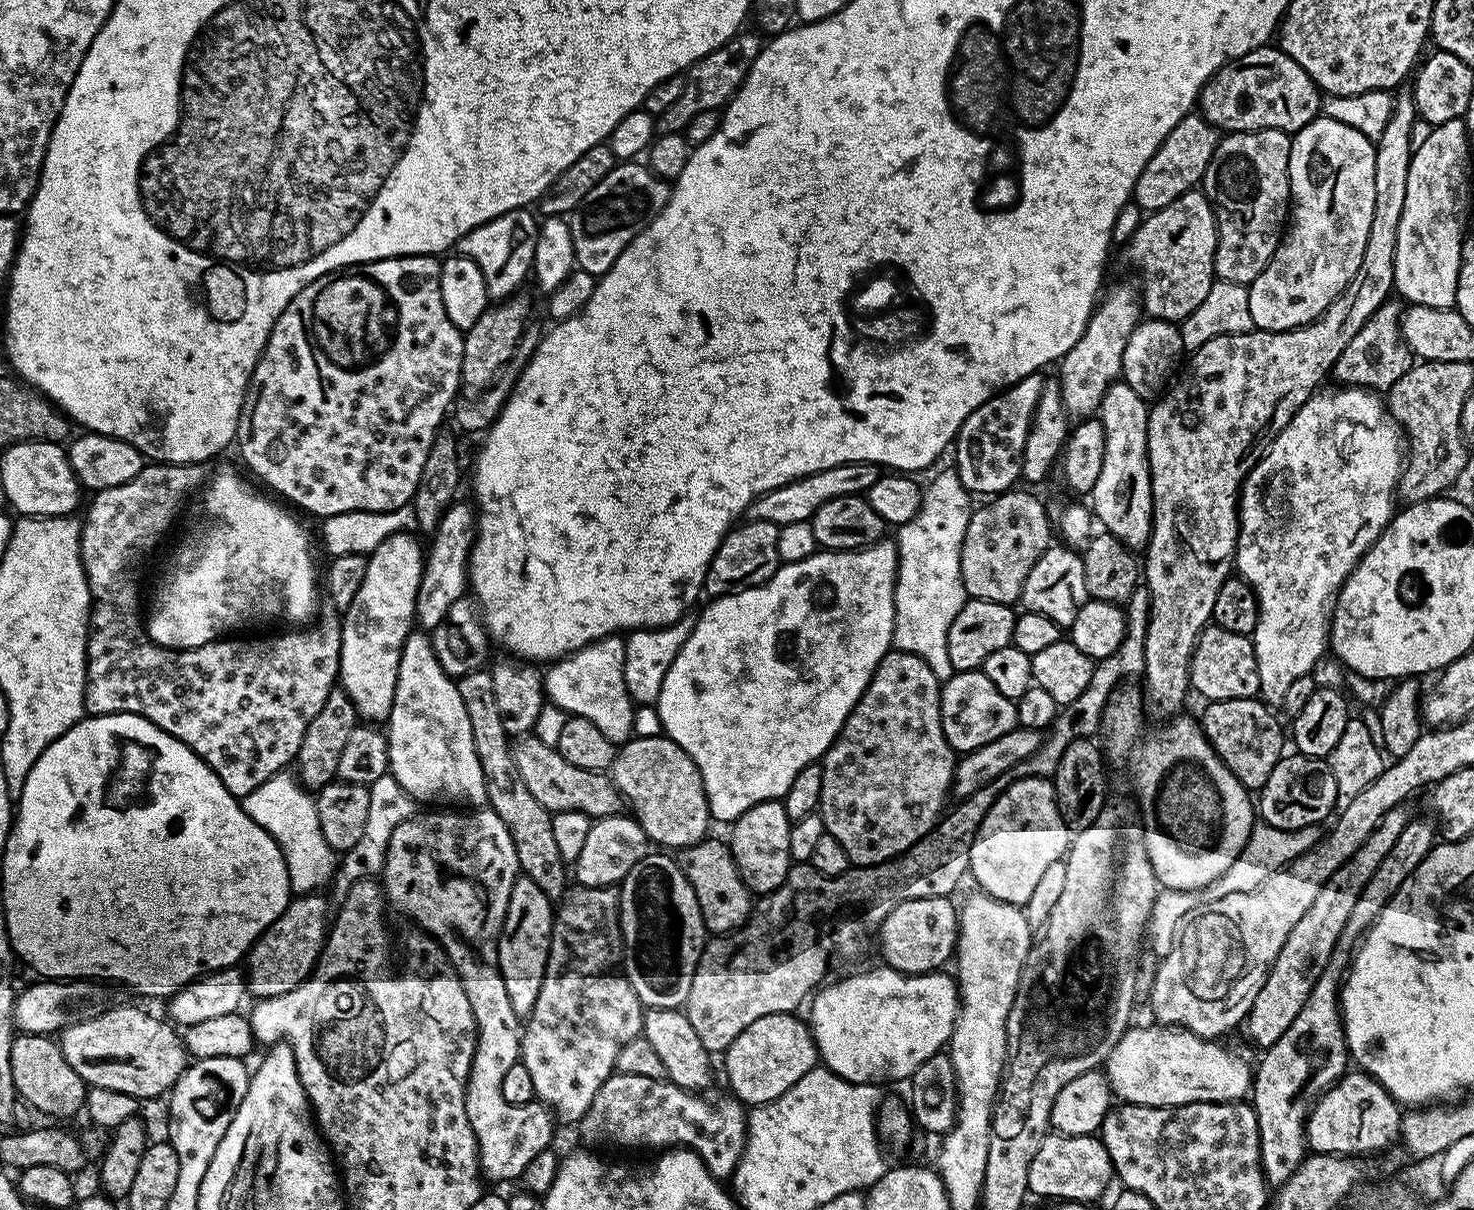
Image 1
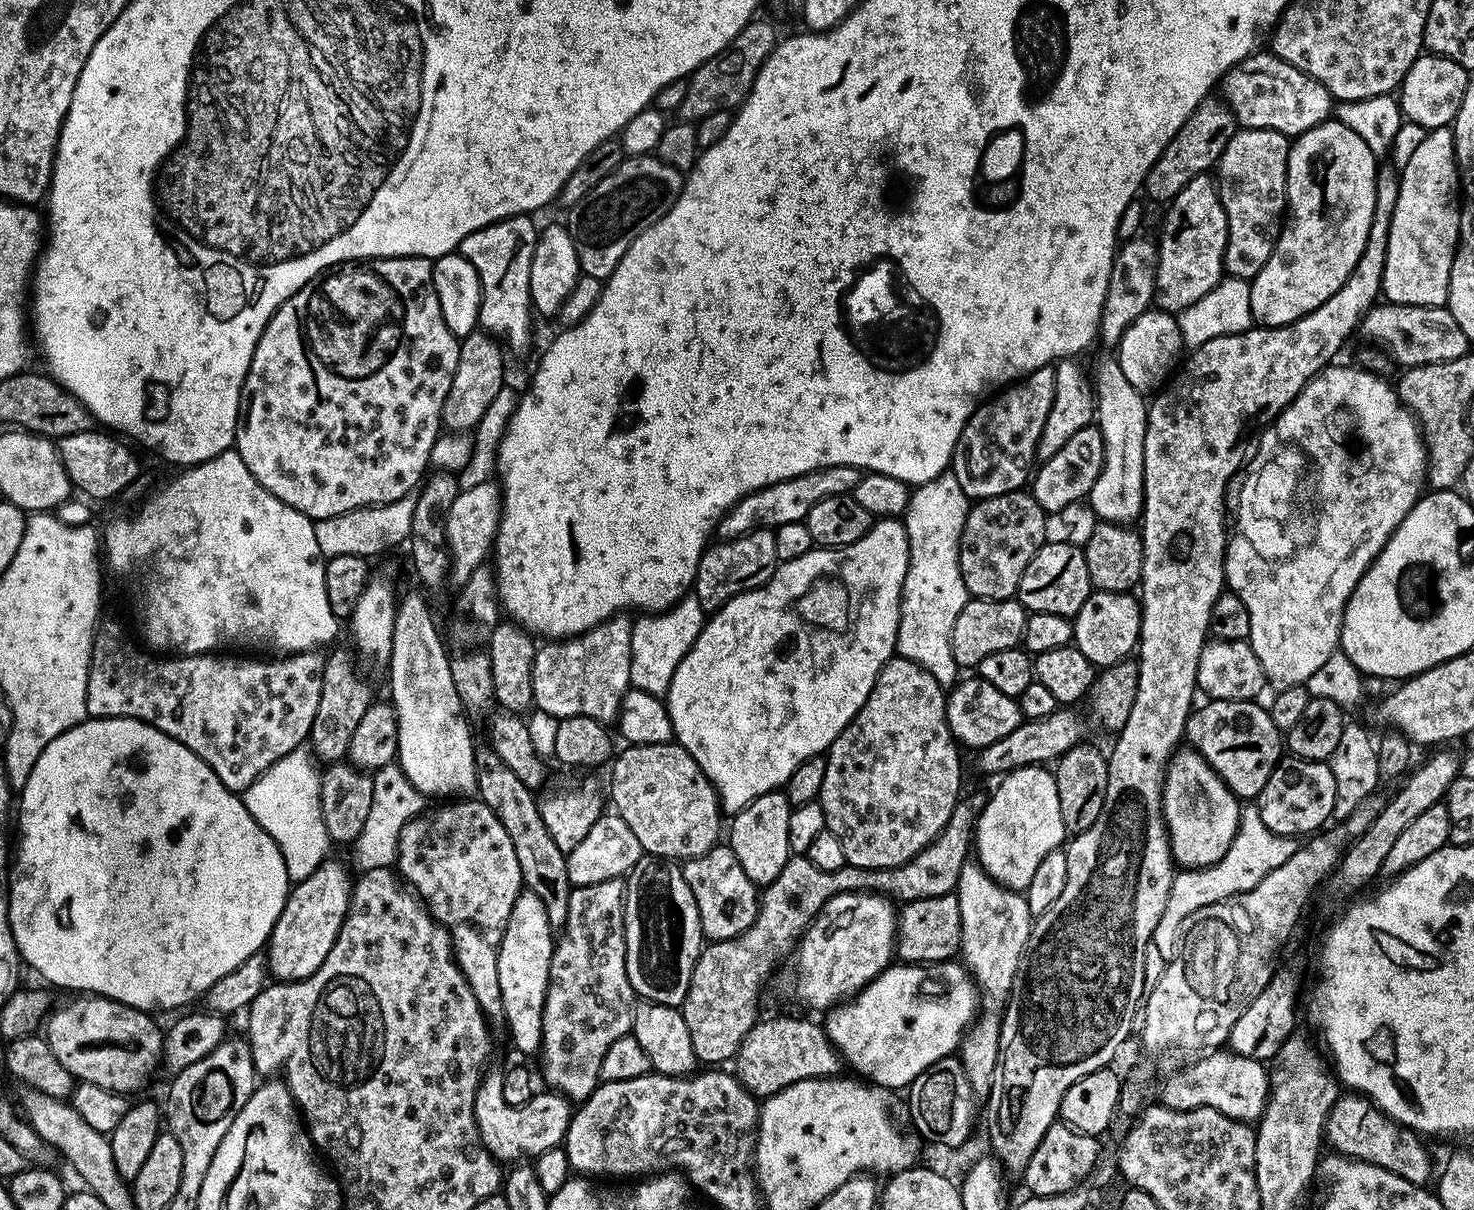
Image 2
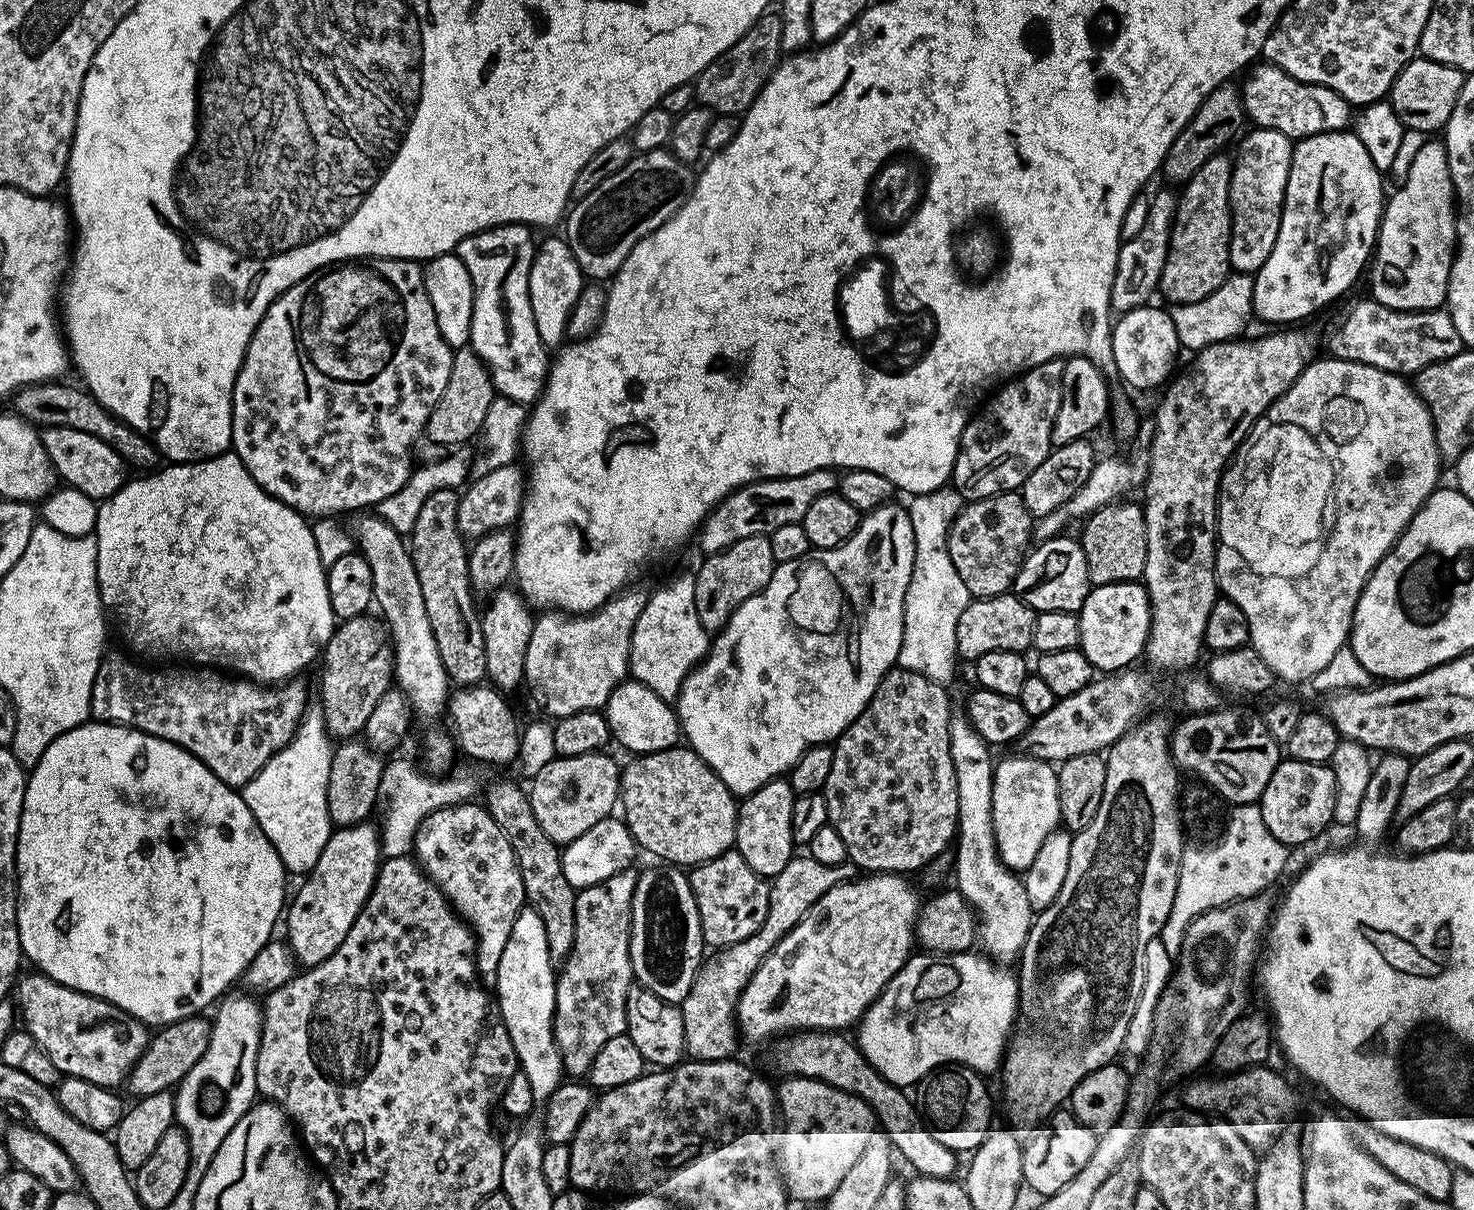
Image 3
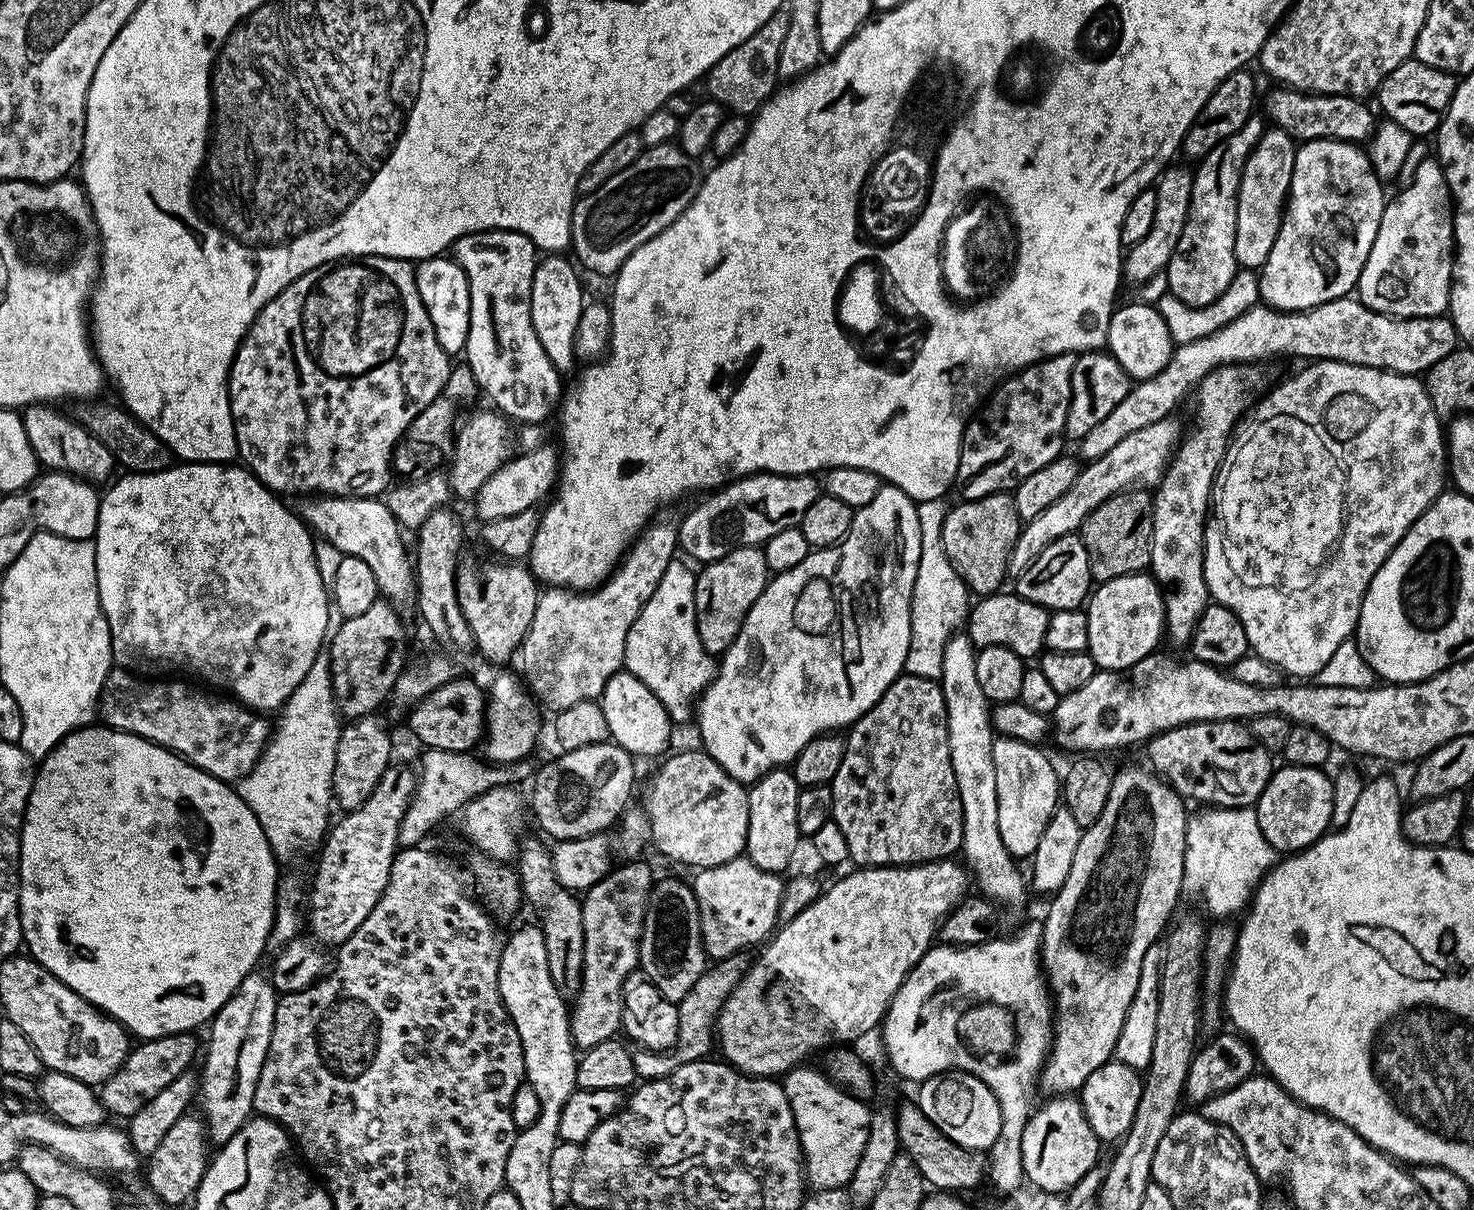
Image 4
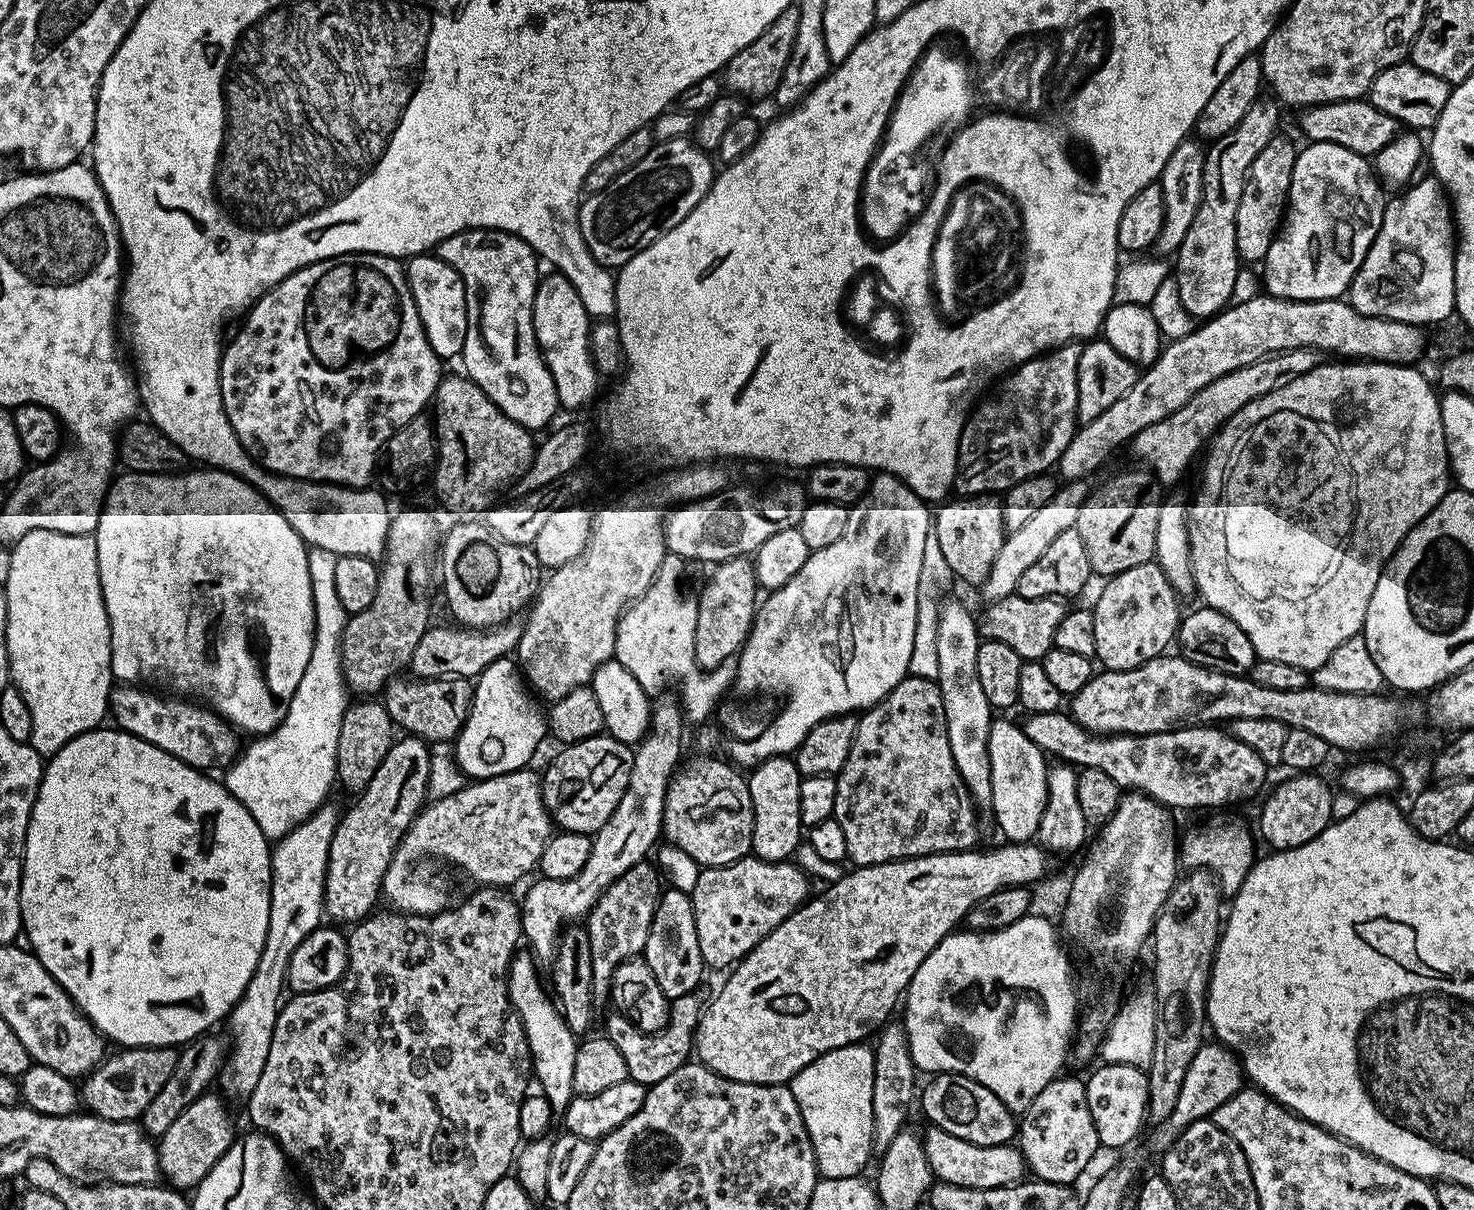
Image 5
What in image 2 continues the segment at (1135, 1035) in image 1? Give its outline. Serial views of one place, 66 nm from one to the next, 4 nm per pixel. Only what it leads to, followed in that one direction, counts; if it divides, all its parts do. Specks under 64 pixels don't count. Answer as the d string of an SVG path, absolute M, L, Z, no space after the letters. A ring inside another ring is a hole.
M1213 1050L1180 1072L1169 1075L1164 1082L1163 1107L1213 1108L1235 1120L1256 1122L1263 1116L1264 1105L1268 1102L1270 1072L1252 1056L1240 1056L1231 1050Z

